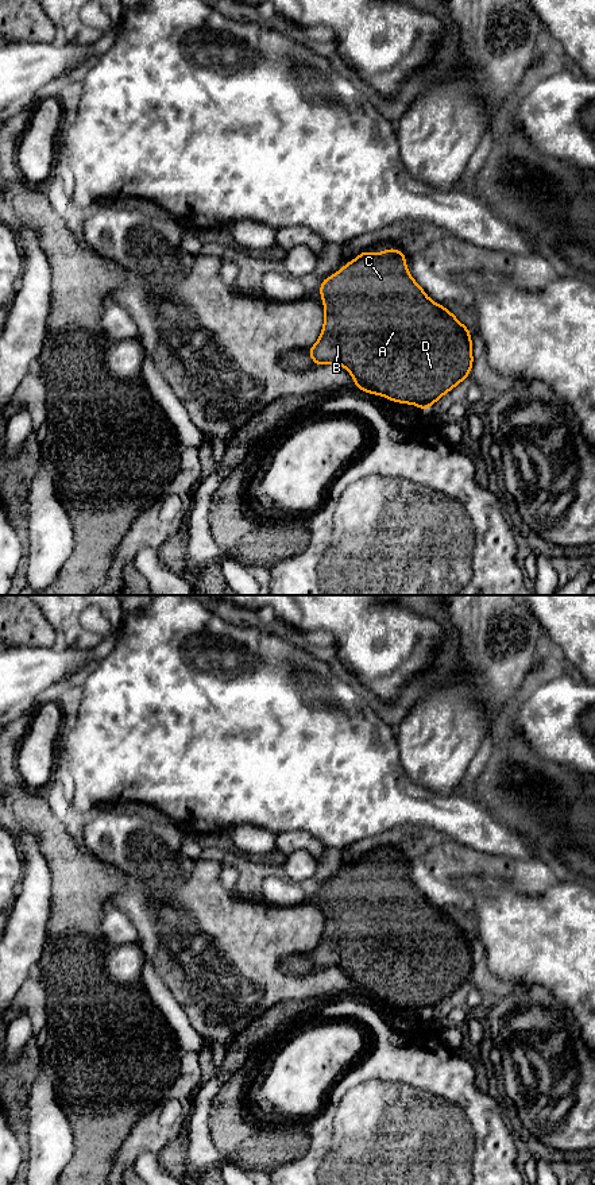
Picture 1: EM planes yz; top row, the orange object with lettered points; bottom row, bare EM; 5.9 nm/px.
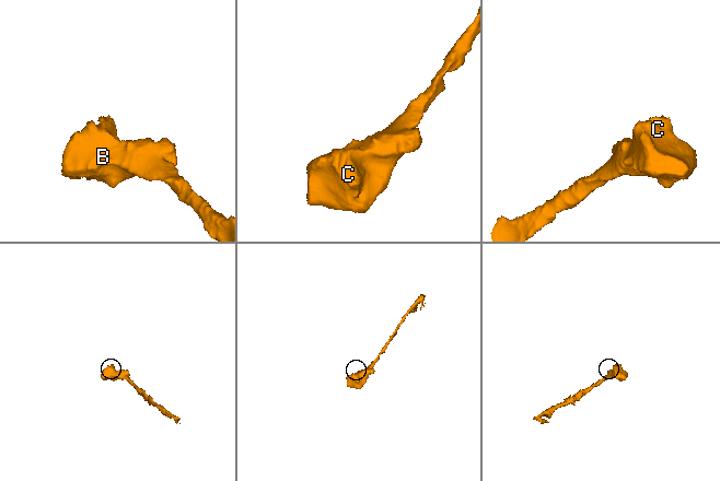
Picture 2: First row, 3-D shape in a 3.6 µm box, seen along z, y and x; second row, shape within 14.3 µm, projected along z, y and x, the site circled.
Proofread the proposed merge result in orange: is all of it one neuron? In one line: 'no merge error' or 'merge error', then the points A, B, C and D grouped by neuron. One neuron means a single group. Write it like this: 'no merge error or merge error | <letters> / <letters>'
no merge error | A B C D

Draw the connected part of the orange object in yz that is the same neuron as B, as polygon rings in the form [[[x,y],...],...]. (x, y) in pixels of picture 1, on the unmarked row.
[[[389,853],[370,858],[363,854],[336,879],[324,883],[318,898],[324,904],[324,930],[318,945],[308,954],[314,970],[340,969],[362,996],[416,1010],[424,1016],[470,981],[474,969],[470,933],[425,899],[407,875],[405,857]]]

